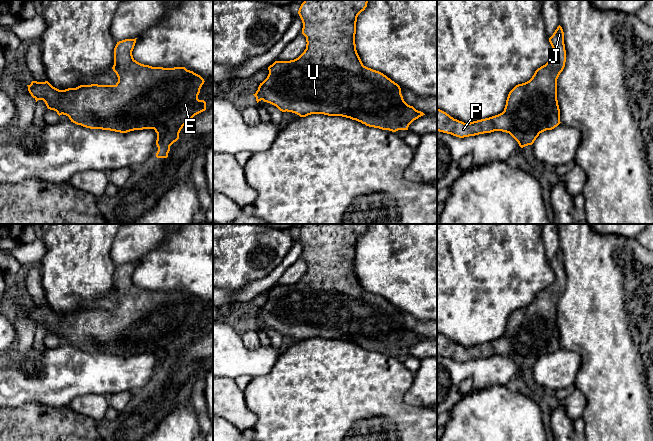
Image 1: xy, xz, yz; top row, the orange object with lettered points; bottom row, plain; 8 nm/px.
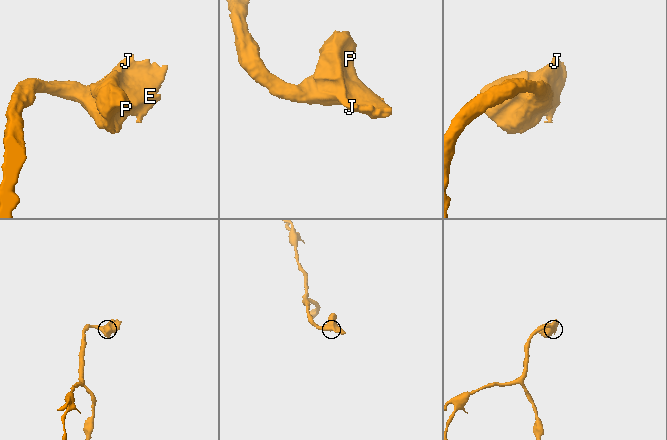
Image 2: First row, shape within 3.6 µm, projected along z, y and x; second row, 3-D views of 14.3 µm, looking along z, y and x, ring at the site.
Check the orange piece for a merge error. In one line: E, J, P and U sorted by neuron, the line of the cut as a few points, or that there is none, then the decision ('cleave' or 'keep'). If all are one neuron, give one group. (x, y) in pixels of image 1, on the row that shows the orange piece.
E J P U; no cut; keep

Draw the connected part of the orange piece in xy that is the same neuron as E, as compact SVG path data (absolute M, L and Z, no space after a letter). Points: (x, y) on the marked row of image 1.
M125 39L117 42L114 48L113 71L118 77L115 85L80 85L76 88L59 90L53 87L48 81L32 81L28 91L36 100L43 100L48 109L54 110L57 114L66 115L71 122L90 129L110 130L120 133L127 133L134 130L154 129L157 133L156 145L157 158L167 158L170 146L179 139L179 133L195 115L206 110L206 102L199 100L198 95L204 84L204 79L187 70L185 67L163 68L152 67L137 62L132 55L136 39Z

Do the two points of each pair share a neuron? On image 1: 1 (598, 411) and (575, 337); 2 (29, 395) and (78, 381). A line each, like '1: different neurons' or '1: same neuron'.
1: same neuron
2: same neuron

